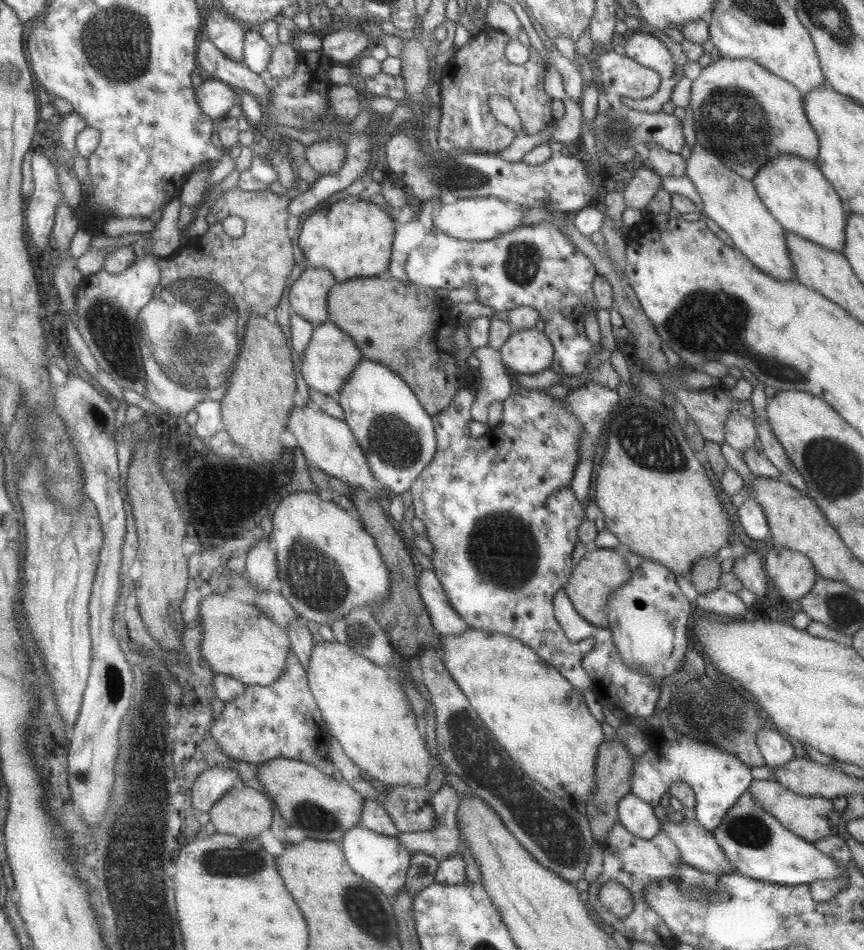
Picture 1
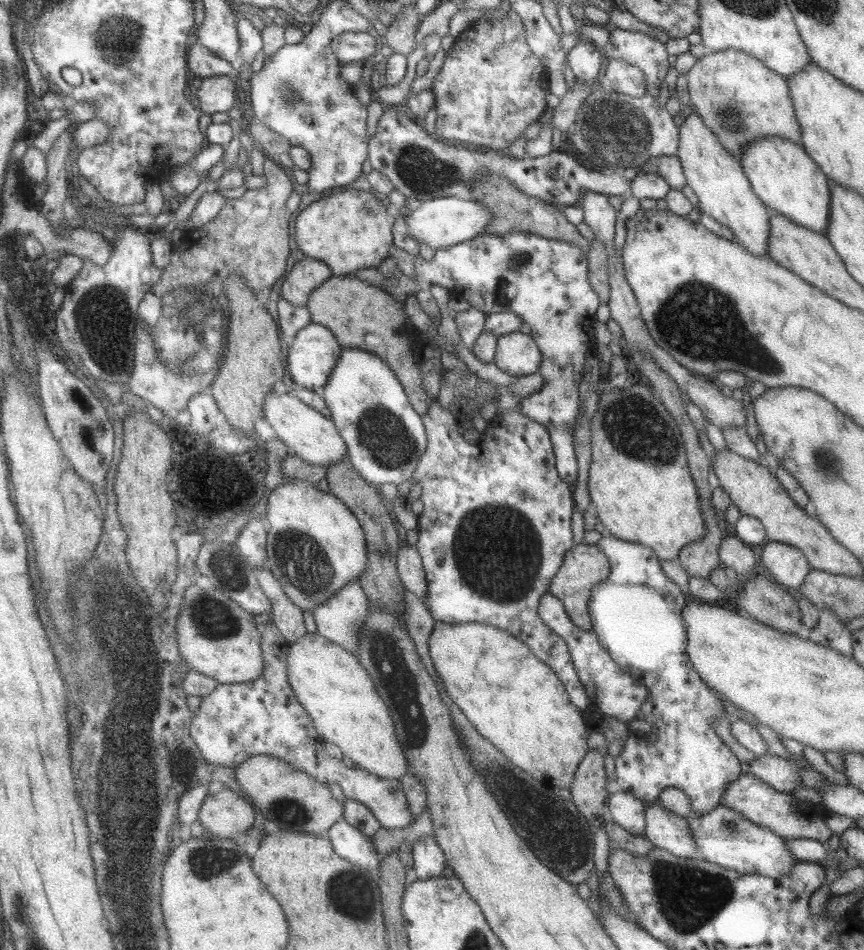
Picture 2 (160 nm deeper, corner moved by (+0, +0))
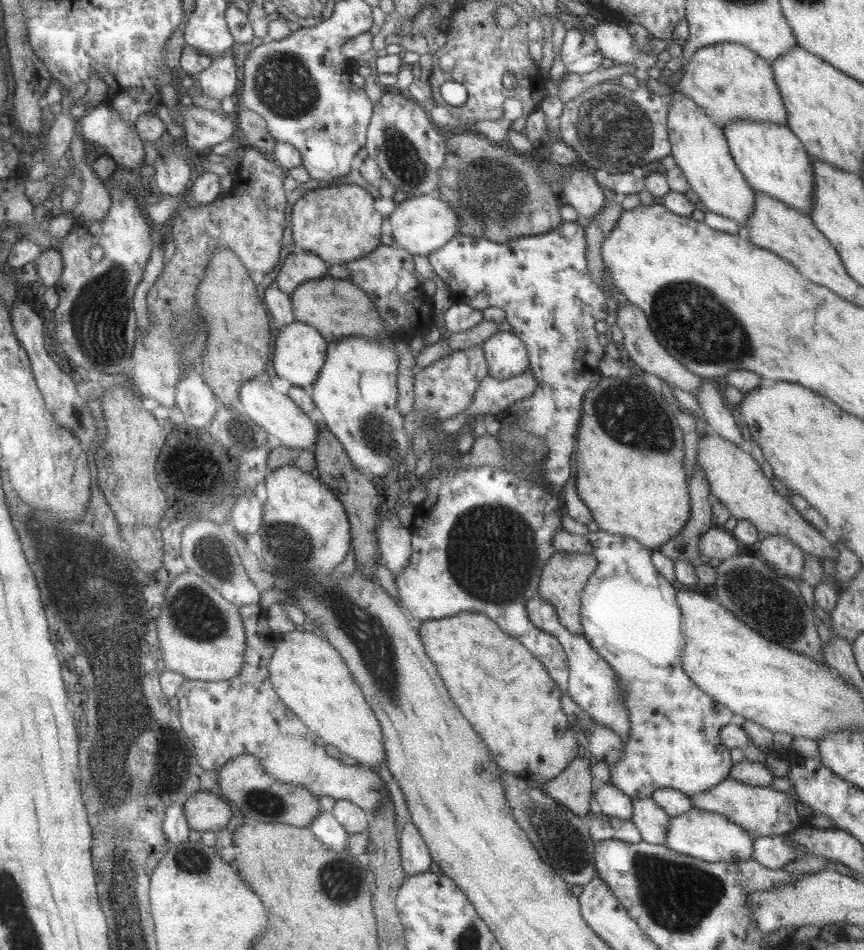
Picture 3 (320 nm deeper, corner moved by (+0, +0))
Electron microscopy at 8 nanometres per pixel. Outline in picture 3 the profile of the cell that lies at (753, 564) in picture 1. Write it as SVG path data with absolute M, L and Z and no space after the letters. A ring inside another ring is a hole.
M716 525L703 532L698 540L698 553L707 558L723 560L743 548L743 544L735 540L730 532Z

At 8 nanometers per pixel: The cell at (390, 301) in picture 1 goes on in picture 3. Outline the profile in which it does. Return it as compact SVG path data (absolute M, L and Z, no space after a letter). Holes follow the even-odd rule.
M327 276L308 280L300 284L291 298L296 320L313 325L329 343L357 335L380 341L389 339L390 332L385 328L376 301L350 278L343 280Z

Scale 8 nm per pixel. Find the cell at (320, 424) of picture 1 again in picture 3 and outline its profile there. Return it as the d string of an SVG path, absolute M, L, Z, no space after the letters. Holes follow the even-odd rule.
M266 373L254 376L246 380L243 387L240 388L239 408L247 408L247 414L265 430L271 430L273 436L277 436L283 444L291 446L297 450L309 450L314 452L316 444L320 438L320 432L317 430L317 421L313 420L295 400L288 394L277 392L271 386L271 378Z

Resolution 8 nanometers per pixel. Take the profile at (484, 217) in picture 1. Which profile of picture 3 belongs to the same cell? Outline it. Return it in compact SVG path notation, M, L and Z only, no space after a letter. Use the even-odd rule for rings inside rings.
M409 195L408 199L397 204L387 216L391 227L391 237L395 245L405 248L413 255L429 258L432 253L449 242L458 228L456 214L451 212L449 204L441 198L431 195Z

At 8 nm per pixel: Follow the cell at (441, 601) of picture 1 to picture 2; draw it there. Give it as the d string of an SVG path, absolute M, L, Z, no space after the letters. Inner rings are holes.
M406 541L400 546L397 568L409 592L413 592L422 601L426 601L429 594L429 581L425 572L424 559L416 545L412 546Z

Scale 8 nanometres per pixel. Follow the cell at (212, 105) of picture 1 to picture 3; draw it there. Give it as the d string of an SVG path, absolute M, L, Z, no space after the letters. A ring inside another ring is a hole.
M238 48L229 50L219 58L213 59L212 65L200 73L202 93L221 100L225 96L233 96L239 84L237 57L241 56Z

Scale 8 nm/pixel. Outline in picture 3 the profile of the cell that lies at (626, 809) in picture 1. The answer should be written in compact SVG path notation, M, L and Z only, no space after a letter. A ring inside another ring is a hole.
M610 782L592 792L592 799L599 805L604 815L615 819L630 820L632 813L631 798Z

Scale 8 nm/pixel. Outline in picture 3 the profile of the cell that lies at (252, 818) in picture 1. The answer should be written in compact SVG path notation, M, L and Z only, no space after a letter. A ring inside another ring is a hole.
M201 791L183 803L189 826L199 833L218 832L233 816L229 802L219 793Z

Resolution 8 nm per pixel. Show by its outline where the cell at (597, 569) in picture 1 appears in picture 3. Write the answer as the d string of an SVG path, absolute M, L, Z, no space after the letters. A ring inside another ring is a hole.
M555 552L541 567L537 596L553 606L559 624L565 630L575 635L582 634L582 626L580 625L580 595L595 567L596 562L593 556L584 552Z

